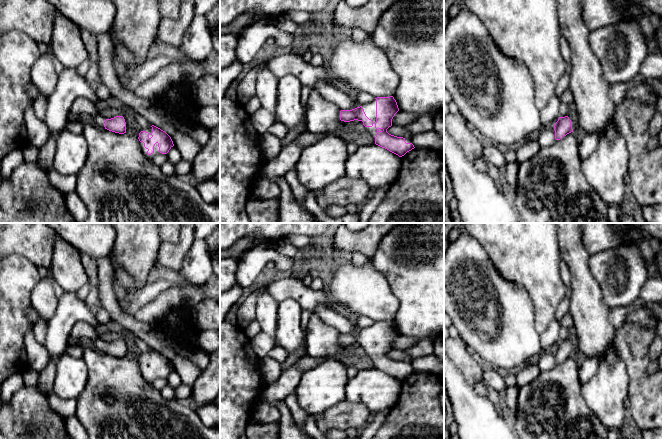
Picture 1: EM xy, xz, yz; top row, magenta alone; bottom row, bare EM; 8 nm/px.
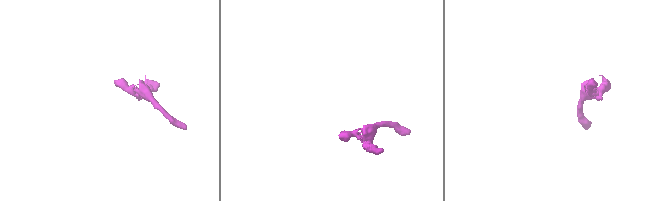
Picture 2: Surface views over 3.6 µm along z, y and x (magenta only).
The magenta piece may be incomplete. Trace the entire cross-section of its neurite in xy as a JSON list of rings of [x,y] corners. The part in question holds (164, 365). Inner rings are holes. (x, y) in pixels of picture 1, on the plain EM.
[[[152,349],[152,361],[149,361],[149,357],[146,355],[141,355],[139,357],[139,365],[144,367],[144,371],[148,374],[147,378],[151,379],[154,377],[154,370],[157,367],[159,371],[159,376],[162,378],[167,378],[169,374],[174,370],[171,361],[160,352]]]

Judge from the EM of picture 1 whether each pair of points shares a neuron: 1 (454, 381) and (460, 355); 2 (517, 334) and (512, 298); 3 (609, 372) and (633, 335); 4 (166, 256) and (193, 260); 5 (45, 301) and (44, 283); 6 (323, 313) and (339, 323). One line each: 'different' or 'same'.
1: different
2: same
3: different
4: different
5: same
6: same

